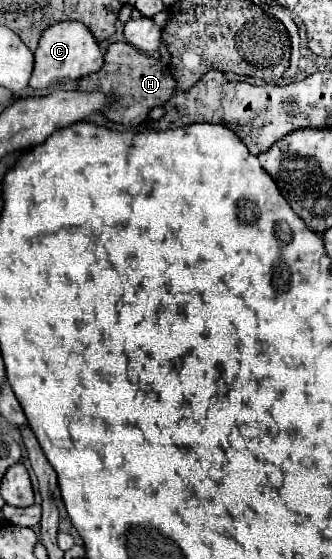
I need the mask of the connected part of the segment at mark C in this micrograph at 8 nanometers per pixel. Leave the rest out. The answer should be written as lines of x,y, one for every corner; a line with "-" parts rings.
59,22
49,26
39,38
39,46
35,50
35,68
29,86
39,90
57,84
61,80
77,80
81,76
101,70
101,66
103,66
103,54
93,34
79,22

